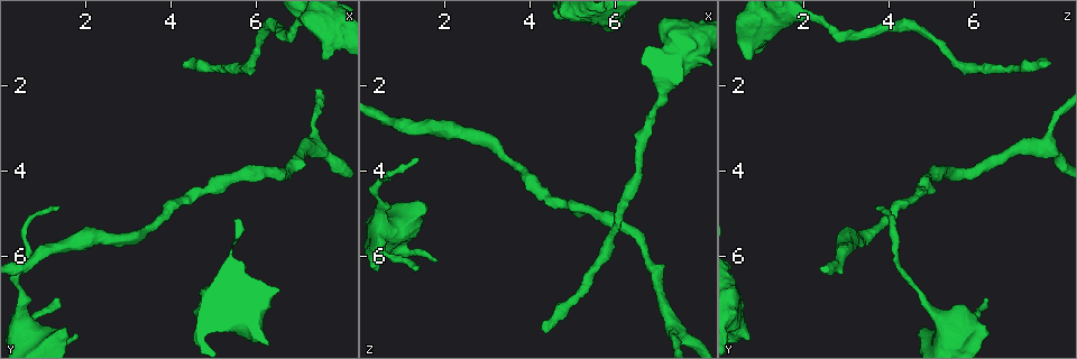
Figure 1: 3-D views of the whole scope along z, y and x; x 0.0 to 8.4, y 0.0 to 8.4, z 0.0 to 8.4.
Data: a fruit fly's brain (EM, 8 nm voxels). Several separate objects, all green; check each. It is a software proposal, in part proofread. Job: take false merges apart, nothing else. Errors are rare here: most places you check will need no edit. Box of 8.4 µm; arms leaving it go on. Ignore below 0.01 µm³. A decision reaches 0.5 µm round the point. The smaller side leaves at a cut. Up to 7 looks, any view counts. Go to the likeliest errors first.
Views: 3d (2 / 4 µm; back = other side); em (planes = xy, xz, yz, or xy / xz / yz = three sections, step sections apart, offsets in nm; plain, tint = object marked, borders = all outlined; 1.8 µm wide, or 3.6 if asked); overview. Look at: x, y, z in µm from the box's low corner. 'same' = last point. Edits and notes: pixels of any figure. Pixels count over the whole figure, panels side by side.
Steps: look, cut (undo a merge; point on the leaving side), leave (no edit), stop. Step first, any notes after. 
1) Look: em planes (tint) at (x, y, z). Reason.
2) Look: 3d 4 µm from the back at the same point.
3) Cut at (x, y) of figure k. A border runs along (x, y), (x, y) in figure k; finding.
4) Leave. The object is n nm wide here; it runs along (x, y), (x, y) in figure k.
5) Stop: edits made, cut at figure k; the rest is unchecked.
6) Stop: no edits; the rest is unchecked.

Look: em planes (tint) at (0.60, 5.20, 4.10). Sharp bend.

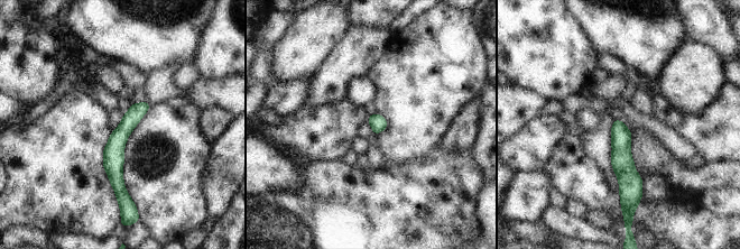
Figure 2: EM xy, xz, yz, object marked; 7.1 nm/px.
Leave. The object is 120 nm wide here; it runs along (145, 104), (116, 144), (118, 192) in figure 2; one cell here.

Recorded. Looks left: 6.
Look: 3d 2 µm at (7.35, 3.50, 7.65). Three-way junction.

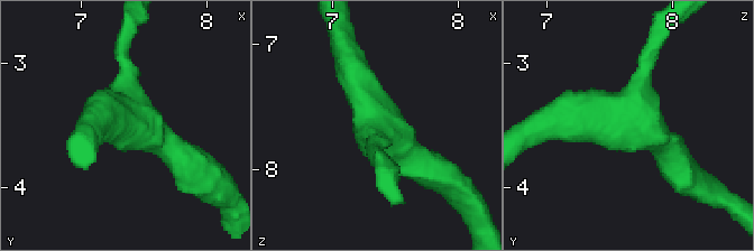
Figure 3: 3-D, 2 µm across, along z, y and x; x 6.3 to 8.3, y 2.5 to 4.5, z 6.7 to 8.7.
Look: em planes (tint) at (7.36, 3.44, 7.70). Shape alone is not enough.

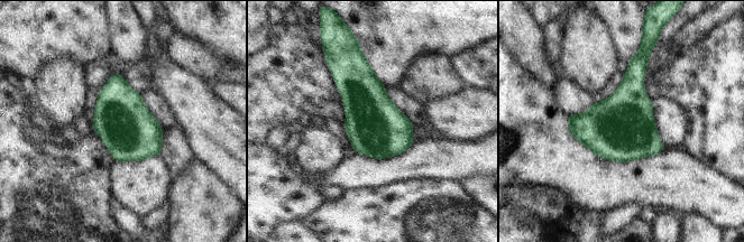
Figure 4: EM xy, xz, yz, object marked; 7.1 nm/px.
Leave. One cell here.

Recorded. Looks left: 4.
Look: em 3.6 µm planes (tint) at (7.75, 1.00, 0.70). Thick turns thin.

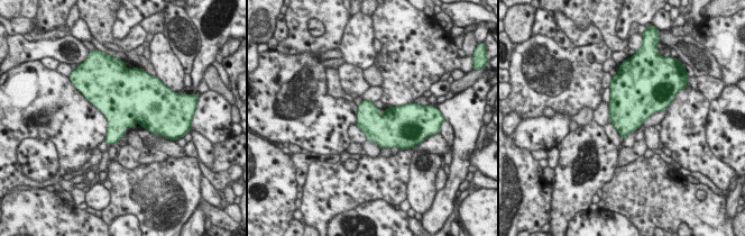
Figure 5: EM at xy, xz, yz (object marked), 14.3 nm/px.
Leave. All the same cell.

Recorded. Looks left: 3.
Stop: no edits; the rest is unchecked.

